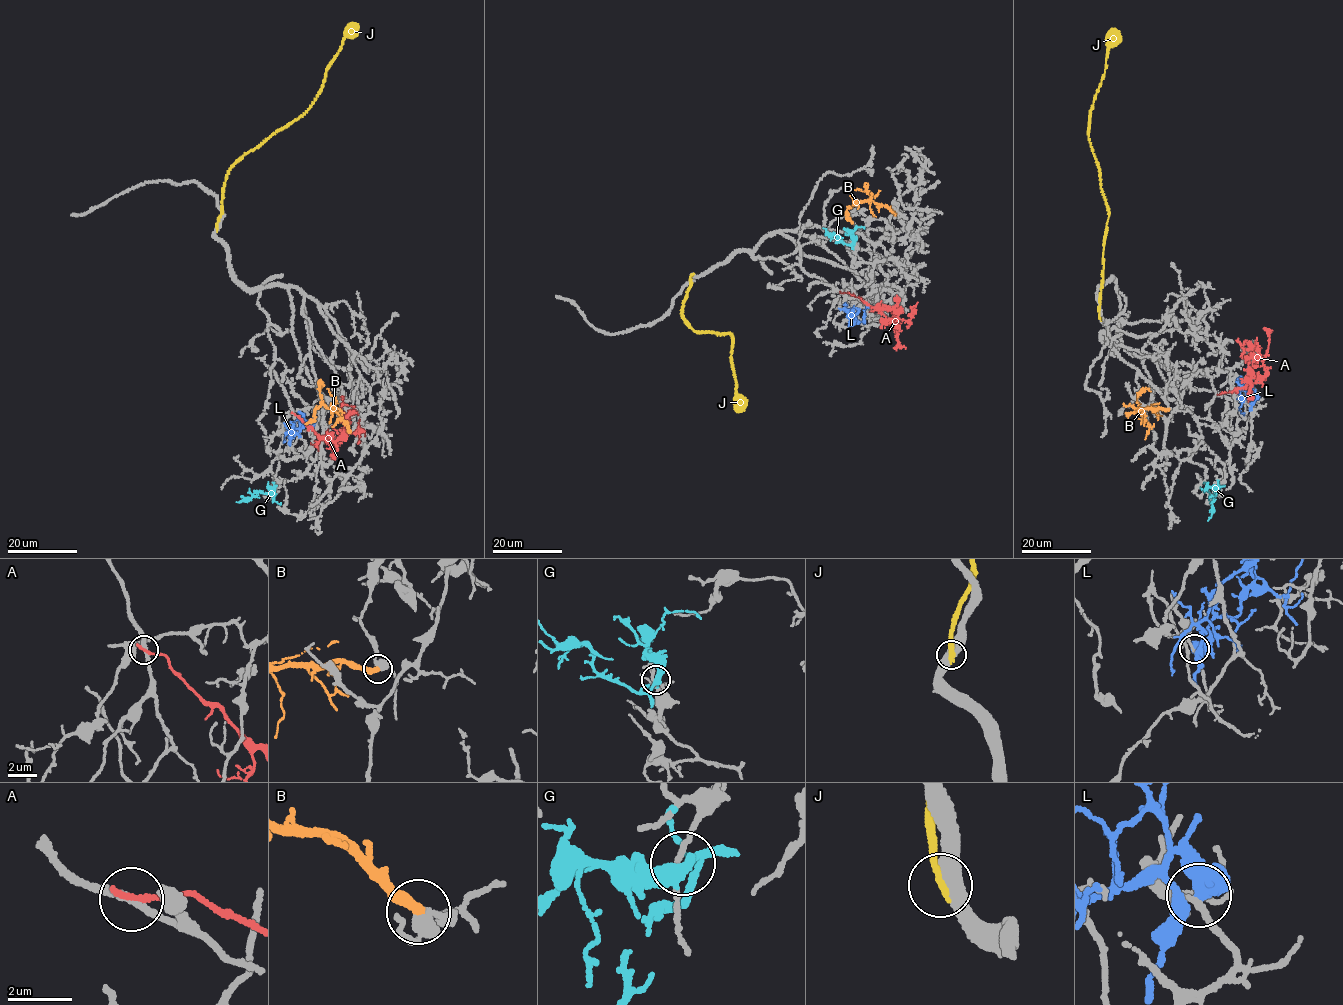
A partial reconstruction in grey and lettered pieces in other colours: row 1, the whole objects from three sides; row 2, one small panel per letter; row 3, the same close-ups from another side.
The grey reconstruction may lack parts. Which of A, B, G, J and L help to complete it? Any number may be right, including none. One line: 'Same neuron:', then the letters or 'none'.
Same neuron: none

